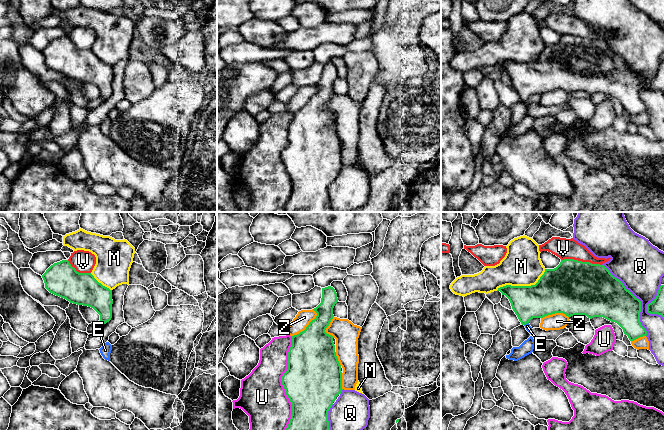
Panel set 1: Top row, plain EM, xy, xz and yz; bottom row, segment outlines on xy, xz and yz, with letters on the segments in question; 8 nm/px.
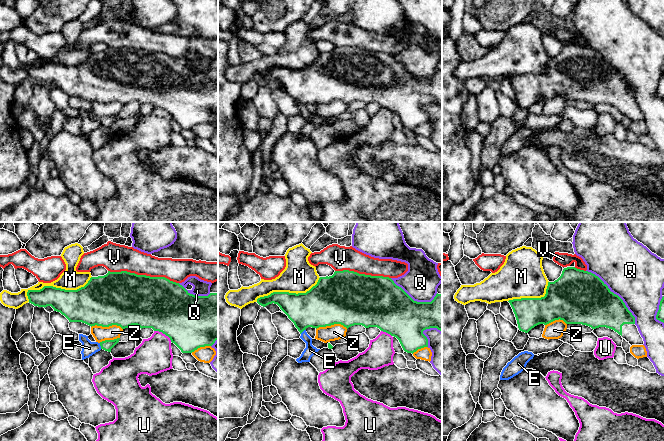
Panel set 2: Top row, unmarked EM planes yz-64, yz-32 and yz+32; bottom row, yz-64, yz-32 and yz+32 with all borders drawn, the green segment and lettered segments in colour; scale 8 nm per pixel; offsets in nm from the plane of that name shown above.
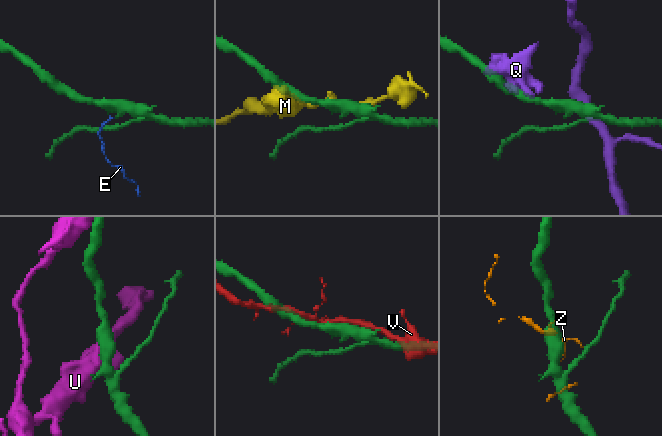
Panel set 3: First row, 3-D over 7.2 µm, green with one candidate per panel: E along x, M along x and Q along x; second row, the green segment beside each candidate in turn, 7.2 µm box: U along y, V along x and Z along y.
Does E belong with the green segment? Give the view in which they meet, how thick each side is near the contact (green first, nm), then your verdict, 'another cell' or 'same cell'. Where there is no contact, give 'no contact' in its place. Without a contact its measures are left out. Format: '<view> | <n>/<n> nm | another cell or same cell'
yz | 280/50 nm | same cell

